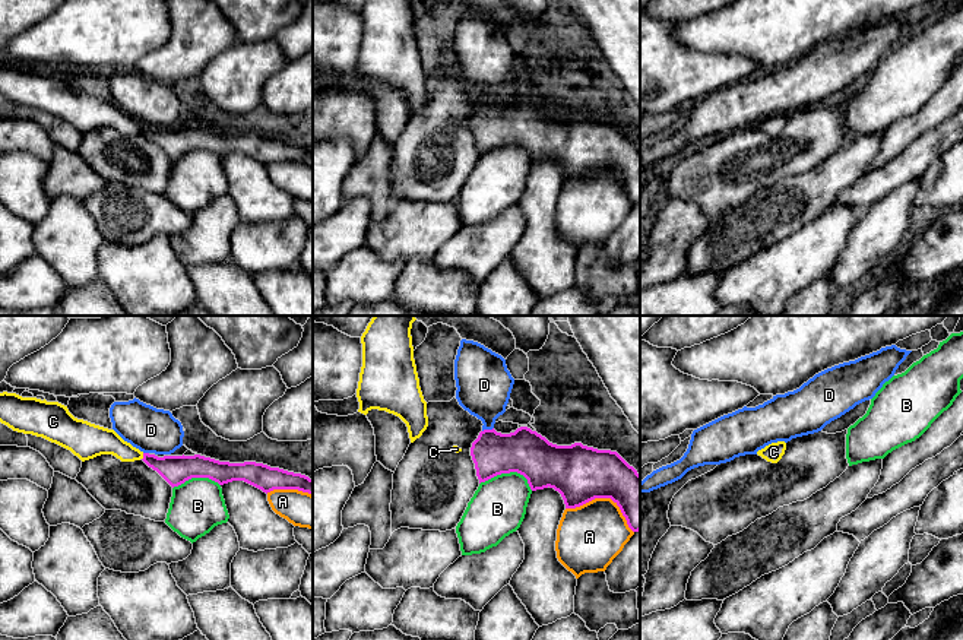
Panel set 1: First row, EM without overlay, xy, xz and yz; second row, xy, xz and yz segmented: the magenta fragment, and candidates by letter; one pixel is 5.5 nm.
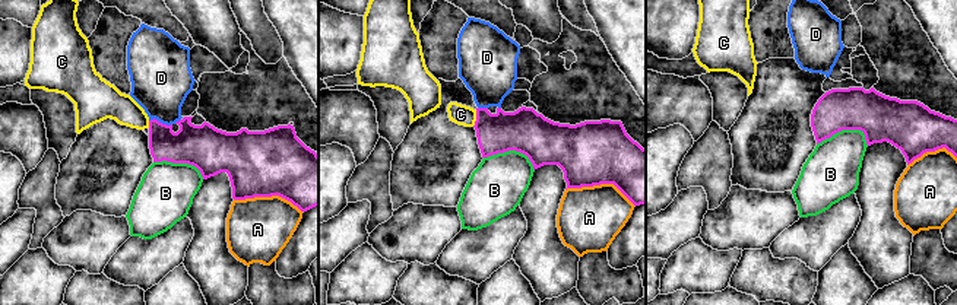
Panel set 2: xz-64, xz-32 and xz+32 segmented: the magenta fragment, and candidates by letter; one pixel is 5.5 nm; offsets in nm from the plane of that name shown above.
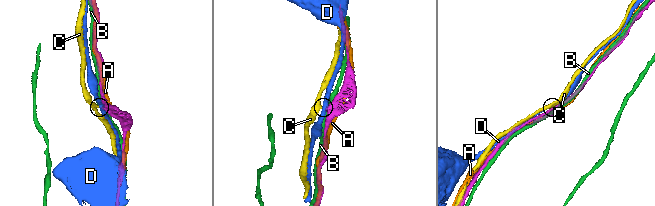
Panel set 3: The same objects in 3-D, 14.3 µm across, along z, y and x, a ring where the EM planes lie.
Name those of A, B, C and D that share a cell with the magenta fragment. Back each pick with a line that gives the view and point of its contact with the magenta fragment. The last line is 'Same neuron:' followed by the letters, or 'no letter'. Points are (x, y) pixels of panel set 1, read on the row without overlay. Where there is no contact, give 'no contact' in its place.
Same neuron: no letter

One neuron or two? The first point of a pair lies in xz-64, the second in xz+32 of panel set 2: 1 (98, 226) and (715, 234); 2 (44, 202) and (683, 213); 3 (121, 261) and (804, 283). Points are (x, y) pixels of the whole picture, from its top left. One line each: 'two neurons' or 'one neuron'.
1: one neuron
2: two neurons
3: two neurons

